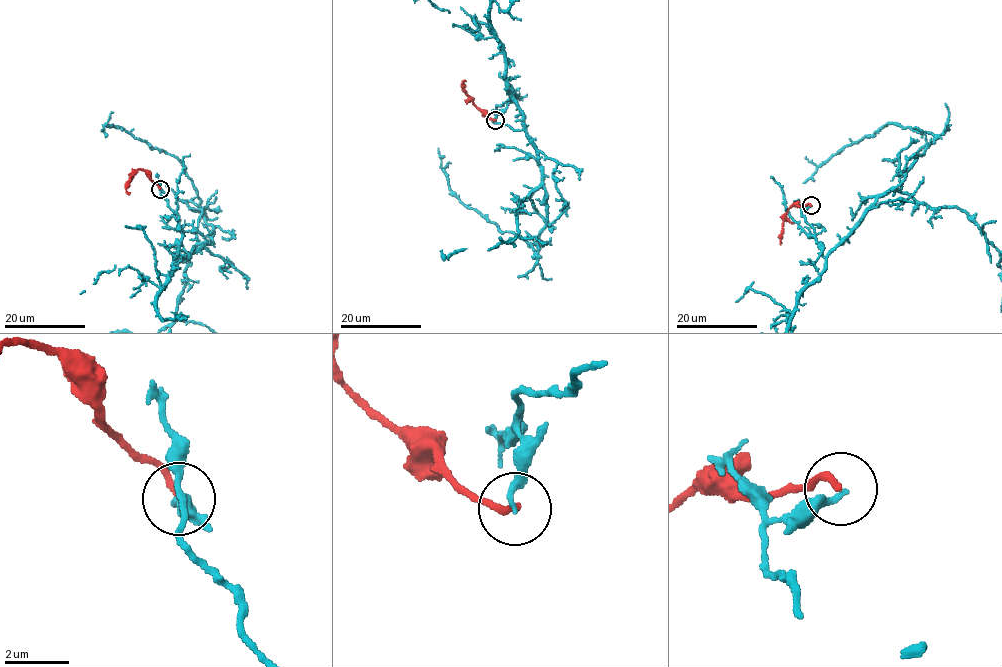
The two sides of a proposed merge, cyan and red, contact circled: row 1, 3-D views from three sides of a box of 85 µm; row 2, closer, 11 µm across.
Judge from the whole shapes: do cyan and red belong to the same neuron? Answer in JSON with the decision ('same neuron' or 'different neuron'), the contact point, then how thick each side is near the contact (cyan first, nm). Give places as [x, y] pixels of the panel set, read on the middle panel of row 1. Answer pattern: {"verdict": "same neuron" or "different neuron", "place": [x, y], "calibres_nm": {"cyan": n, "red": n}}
{"verdict": "different neuron", "place": [495, 120], "calibres_nm": {"cyan": 240, "red": 190}}

